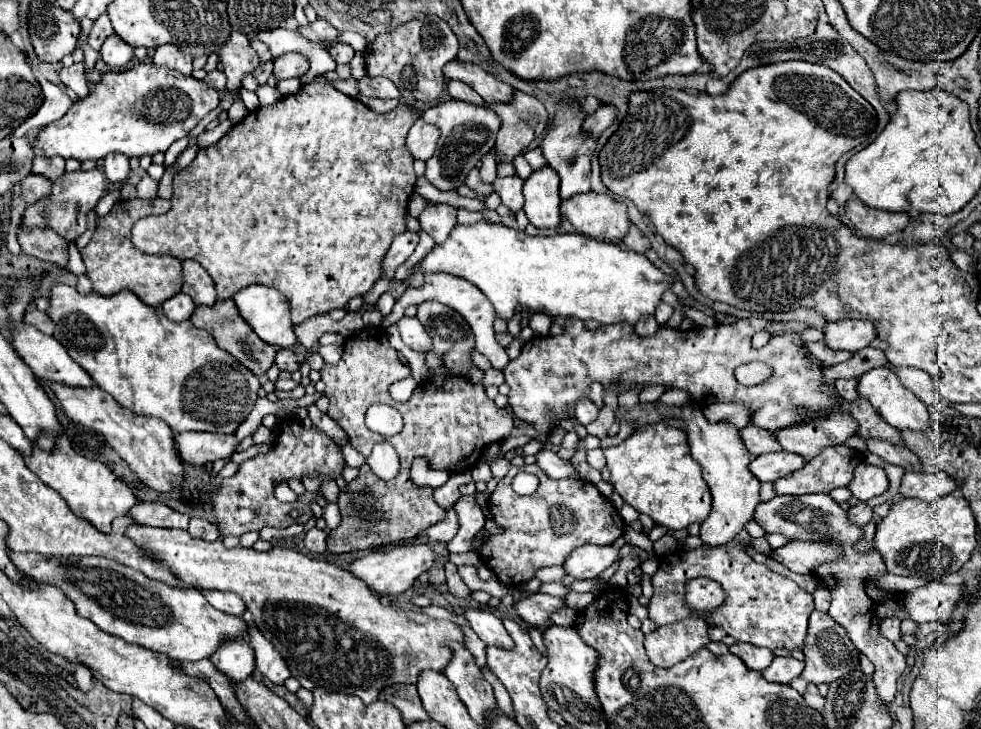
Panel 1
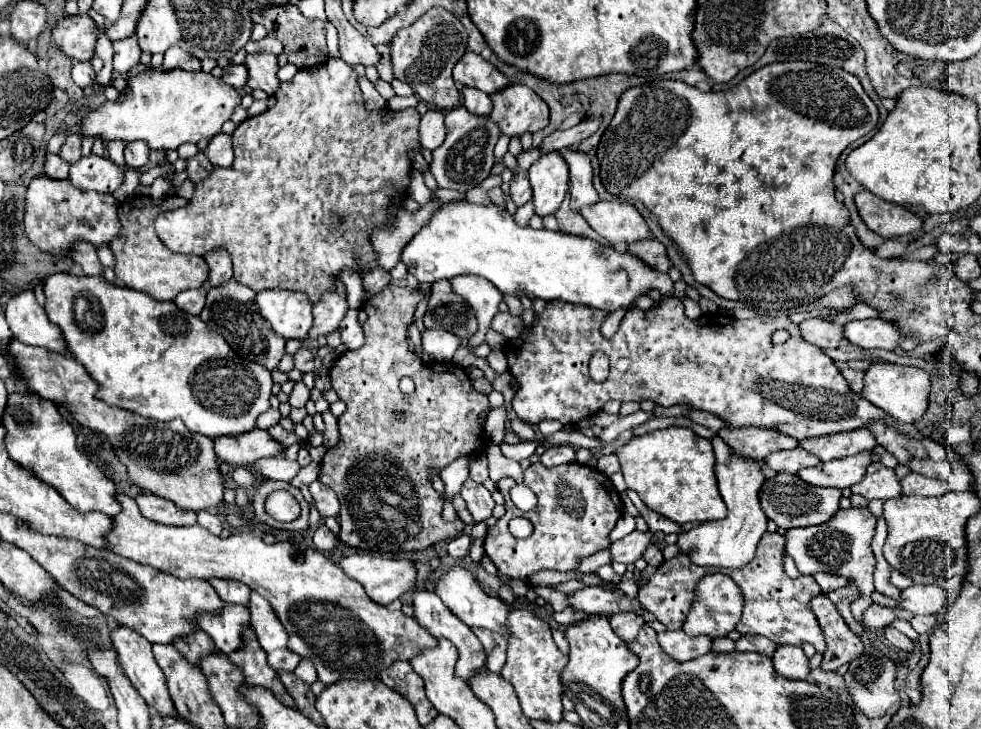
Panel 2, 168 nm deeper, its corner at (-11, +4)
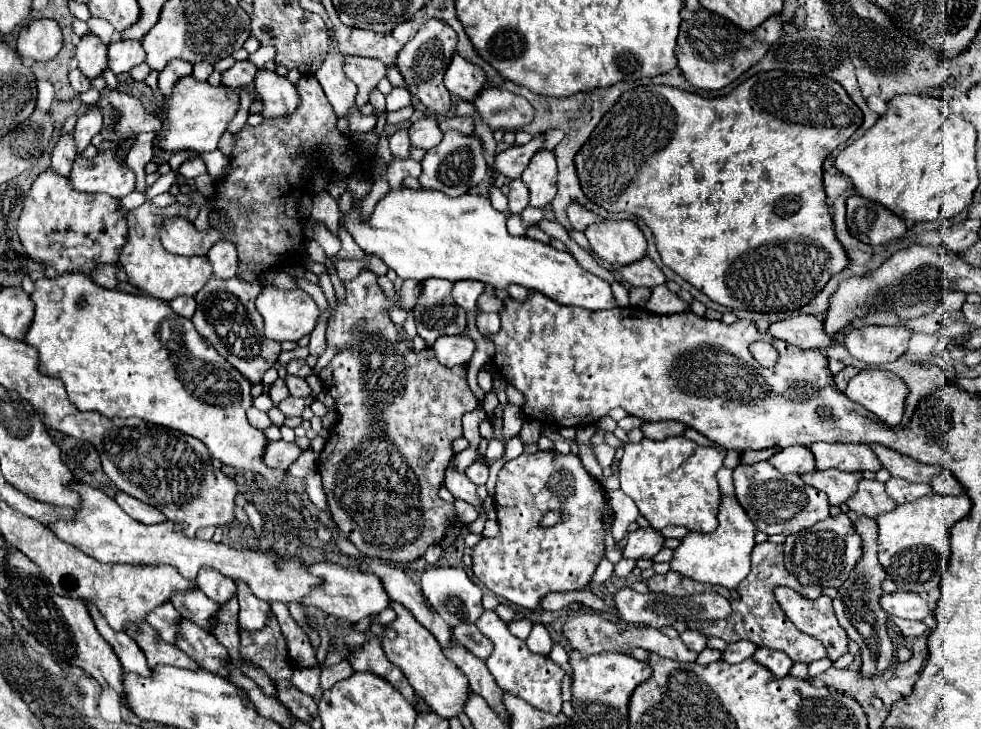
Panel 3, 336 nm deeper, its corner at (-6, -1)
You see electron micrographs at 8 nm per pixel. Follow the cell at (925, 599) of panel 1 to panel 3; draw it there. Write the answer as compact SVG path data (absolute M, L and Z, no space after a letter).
M893 592L893 594L883 594L879 598L881 608L889 616L897 618L907 618L907 620L923 620L931 614L925 598L913 592Z

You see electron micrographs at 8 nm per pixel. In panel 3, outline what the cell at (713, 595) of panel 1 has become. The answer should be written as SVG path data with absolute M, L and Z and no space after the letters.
M685 630L679 634L679 638L683 640L683 644L689 650L695 650L695 652L705 650L705 646L707 646L707 636L703 636L703 632L699 632L699 630Z

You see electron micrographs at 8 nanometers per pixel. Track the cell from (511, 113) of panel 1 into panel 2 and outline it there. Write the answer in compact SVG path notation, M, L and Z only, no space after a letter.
M510 83L490 97L494 109L488 117L508 137L520 137L524 131L534 133L548 125L548 105L526 85Z

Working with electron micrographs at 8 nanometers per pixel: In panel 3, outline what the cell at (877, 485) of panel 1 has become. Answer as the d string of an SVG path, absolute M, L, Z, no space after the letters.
M859 480L859 488L855 492L855 496L851 496L847 500L847 506L857 512L857 514L865 514L869 518L877 518L881 512L893 510L895 502L887 496L885 492L885 484L879 480Z

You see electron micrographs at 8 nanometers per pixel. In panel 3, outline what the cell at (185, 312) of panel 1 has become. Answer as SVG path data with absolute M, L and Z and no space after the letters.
M179 296L179 298L171 300L169 306L173 308L175 314L179 314L179 316L183 316L183 318L191 318L191 316L195 314L195 308L197 308L193 296Z

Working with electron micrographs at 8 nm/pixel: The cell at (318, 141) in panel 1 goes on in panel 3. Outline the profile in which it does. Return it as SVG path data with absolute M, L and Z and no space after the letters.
M301 76L295 88L299 92L299 108L293 114L265 118L259 126L245 126L233 134L235 146L229 164L223 176L215 178L215 196L205 198L211 214L225 218L231 236L225 236L215 226L201 232L187 218L167 218L159 230L161 244L167 252L203 256L215 242L229 240L239 254L237 278L261 286L265 270L301 266L303 262L305 212L301 210L301 198L311 194L311 176L315 172L325 172L329 178L371 178L373 154L365 154L337 128L337 114L319 80L315 76Z

